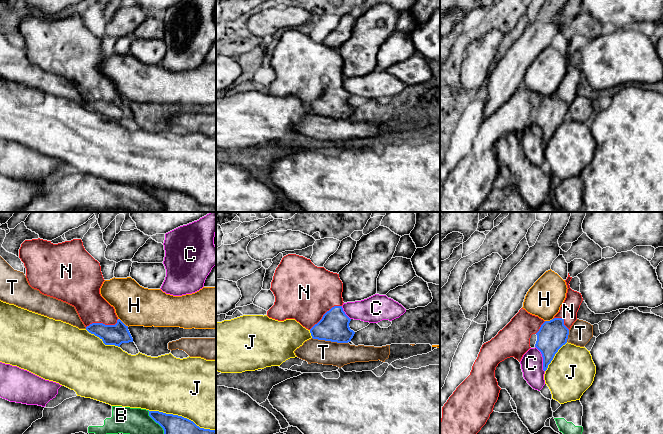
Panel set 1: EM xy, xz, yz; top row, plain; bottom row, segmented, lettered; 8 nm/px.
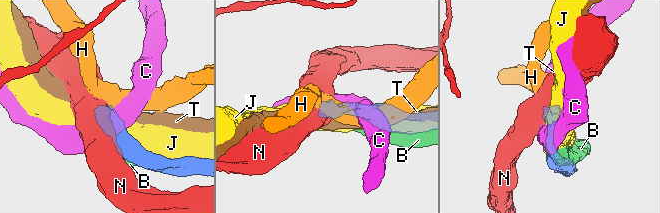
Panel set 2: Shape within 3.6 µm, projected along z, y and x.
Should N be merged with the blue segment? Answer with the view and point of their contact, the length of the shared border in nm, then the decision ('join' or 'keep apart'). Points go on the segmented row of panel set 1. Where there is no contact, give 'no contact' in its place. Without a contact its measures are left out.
meets blue in xy at (102, 323); contact 280 nm long; join

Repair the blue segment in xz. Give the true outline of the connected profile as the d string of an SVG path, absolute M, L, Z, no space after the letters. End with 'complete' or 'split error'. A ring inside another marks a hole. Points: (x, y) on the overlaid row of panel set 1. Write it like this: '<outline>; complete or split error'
M296 254L284 256L275 270L270 290L275 296L274 305L267 311L269 318L284 321L295 319L303 327L308 329L313 339L325 340L337 343L348 343L353 338L355 332L350 329L351 319L343 311L343 283L339 274L330 272L324 267L315 266L310 259Z; split error

